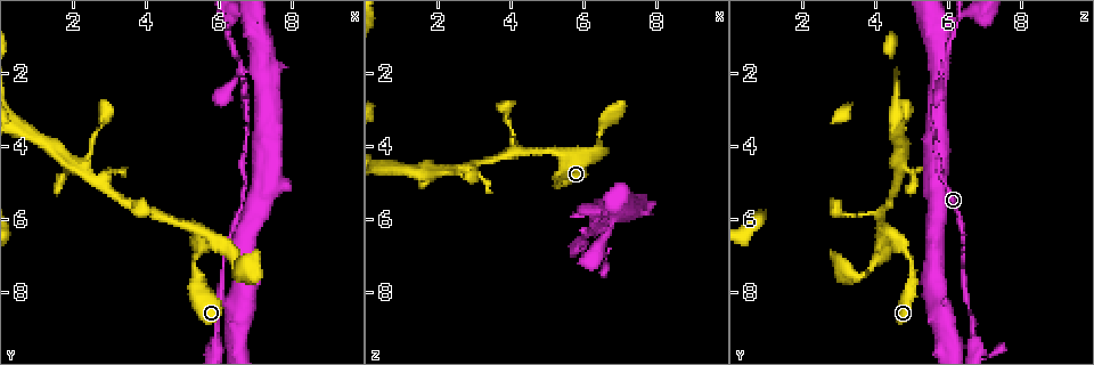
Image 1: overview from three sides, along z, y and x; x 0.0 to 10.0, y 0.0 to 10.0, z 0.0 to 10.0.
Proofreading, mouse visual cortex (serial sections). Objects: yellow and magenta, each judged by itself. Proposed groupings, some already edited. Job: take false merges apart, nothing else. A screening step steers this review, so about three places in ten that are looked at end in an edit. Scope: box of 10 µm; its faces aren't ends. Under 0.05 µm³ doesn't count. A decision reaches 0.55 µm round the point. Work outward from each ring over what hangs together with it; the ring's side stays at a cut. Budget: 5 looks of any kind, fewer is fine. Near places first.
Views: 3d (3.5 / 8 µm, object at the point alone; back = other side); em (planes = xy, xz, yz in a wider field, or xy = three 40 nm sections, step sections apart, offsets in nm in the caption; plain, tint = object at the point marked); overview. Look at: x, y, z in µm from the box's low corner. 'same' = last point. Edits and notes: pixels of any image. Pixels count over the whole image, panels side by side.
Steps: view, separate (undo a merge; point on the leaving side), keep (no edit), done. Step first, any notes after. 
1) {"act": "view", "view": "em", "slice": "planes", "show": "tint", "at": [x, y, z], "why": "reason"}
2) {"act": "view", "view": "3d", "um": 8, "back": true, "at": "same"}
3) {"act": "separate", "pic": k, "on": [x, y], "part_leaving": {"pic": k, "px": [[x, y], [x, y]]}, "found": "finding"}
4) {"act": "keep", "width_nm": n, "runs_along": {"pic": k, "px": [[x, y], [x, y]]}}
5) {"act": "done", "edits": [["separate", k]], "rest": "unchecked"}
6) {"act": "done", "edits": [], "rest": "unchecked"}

{"act": "view", "view": "3d", "um": 3.5, "at": [4.20, 5.85, 4.20], "why": "side arm on a straight run"}

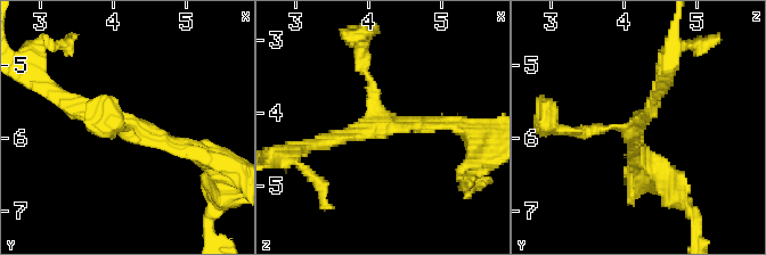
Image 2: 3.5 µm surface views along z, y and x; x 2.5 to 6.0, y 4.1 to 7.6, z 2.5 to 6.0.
{"act": "view", "view": "em", "slice": "xy", "step": 3, "show": "tint", "at": [4.20, 5.85, 4.15], "arms": 3, "arm_widths_nm": [150, 200, 200]}

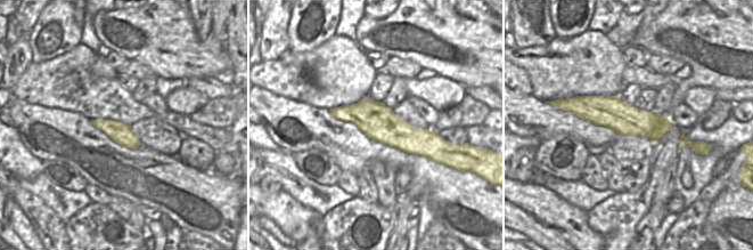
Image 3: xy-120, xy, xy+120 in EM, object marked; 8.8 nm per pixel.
{"act": "keep", "runs_along": {"pic": 3, "px": [[334, 111], [434, 138]]}, "found": "continuous, no second cell"}

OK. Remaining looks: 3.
{"act": "view", "view": "3d", "um": 3.5, "at": [2.40, 4.80, 4.65], "why": "three arms meet"}

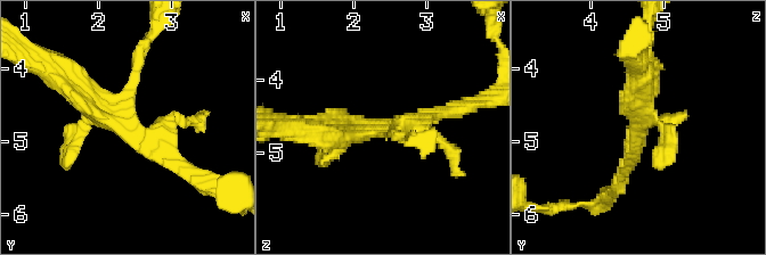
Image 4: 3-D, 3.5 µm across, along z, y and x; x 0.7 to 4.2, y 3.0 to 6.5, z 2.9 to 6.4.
{"act": "view", "view": "em", "slice": "xy", "step": 2, "show": "tint", "at": [2.40, 4.85, 4.65]}

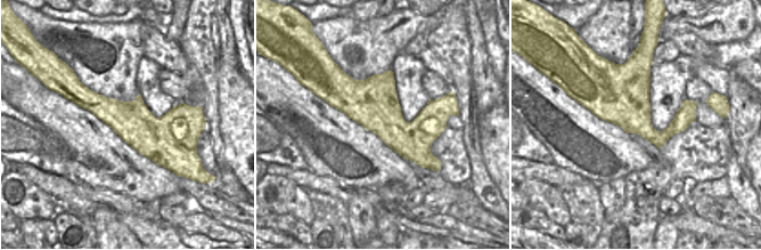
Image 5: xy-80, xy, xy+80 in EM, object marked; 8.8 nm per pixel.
{"act": "keep", "runs_along": {"pic": 4, "px": [[185, 171], [100, 115], [63, 80]]}, "found": "continuous, no second cell"}

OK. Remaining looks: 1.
{"act": "done", "edits": [], "rest": "unchecked"}

